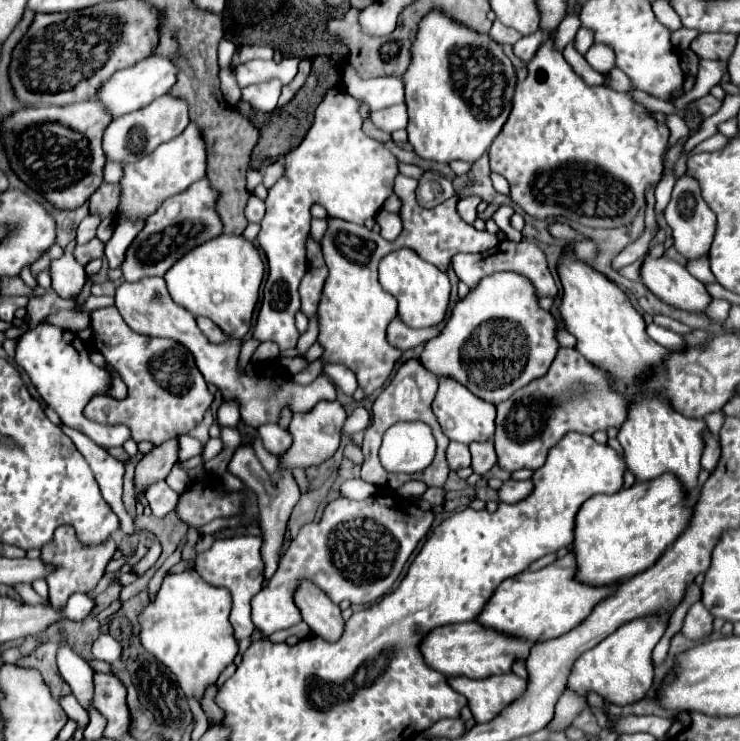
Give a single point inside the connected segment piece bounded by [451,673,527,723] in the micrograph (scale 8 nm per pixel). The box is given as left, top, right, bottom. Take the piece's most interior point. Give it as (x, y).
(487, 697)

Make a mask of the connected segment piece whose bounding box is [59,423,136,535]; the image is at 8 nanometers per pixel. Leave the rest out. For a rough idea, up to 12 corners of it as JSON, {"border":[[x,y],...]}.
{"border":[[59,427],[75,443],[126,535],[136,531],[122,501],[123,463],[81,431]]}

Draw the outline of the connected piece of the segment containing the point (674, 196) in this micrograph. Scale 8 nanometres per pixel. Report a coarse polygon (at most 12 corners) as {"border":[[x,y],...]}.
{"border":[[675,183],[665,221],[687,261],[707,255],[717,221],[699,183]]}

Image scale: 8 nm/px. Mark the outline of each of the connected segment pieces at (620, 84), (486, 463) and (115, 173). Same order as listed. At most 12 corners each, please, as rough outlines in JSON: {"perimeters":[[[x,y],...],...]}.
{"perimeters":[[[621,69],[609,73],[607,85],[617,91],[635,89]],[[491,441],[471,443],[471,469],[485,475],[497,463]],[[107,161],[105,183],[119,183],[123,165]]]}

